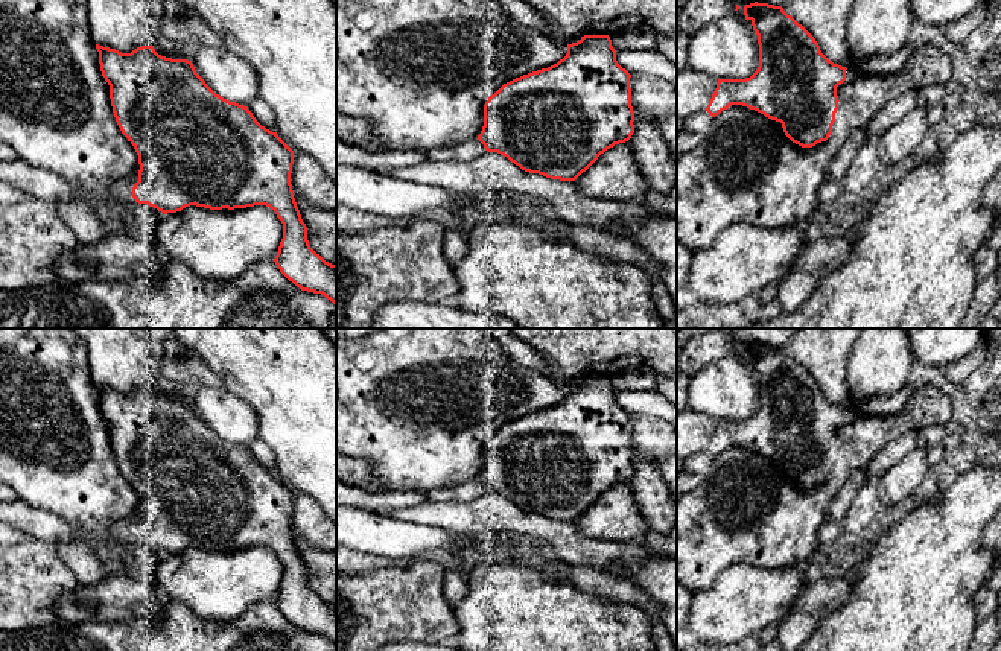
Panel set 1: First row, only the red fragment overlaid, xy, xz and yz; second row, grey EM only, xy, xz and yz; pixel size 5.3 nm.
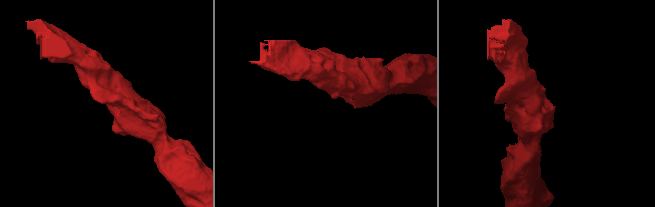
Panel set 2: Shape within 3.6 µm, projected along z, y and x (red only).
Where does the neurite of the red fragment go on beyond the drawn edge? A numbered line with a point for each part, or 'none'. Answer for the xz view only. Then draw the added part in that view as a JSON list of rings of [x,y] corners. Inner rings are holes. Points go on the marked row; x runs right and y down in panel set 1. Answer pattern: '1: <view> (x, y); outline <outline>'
1: xz (469, 151); outline [[[473,138],[455,146],[432,149],[424,154],[431,161],[449,160],[449,161],[469,163],[481,157],[484,152],[485,152],[484,144],[478,138]]]

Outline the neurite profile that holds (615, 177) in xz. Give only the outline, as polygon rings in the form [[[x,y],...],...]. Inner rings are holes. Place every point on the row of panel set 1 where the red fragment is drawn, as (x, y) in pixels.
[[[628,141],[601,154],[574,183],[583,196],[599,201],[640,201],[648,193]]]

